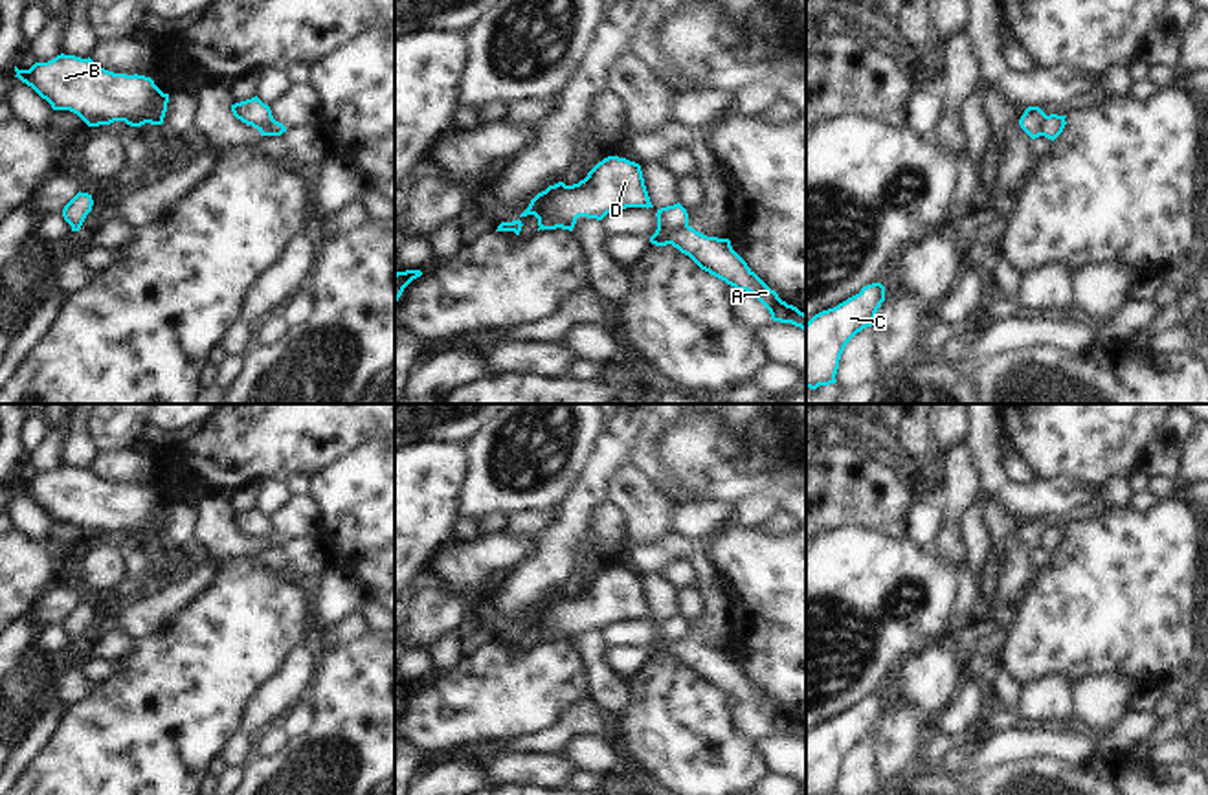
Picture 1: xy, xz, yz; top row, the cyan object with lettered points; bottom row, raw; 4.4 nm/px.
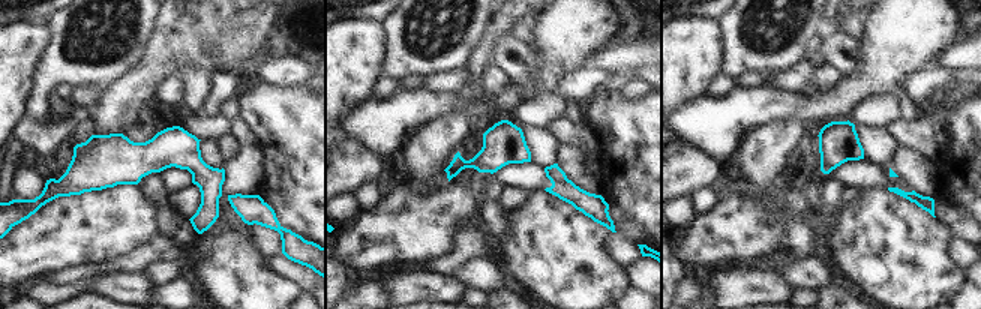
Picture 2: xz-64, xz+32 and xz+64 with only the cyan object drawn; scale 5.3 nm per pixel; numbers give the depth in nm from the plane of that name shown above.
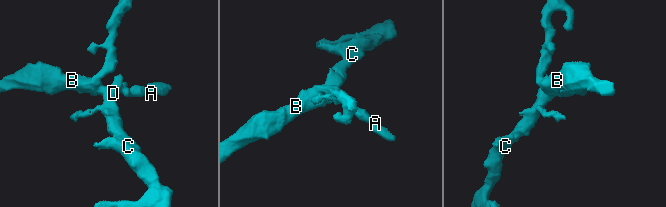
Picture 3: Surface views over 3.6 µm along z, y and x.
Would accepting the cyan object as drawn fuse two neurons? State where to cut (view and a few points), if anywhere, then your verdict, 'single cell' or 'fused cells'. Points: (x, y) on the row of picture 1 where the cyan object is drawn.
xz (687, 224), (674, 232), (667, 243) | fused cells

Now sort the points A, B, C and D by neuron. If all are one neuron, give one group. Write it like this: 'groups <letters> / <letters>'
groups A / B C D

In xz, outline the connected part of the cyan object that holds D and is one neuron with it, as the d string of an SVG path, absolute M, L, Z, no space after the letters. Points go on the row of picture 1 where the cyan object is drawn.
M619 156L598 162L584 180L573 185L558 182L538 193L520 215L534 215L540 230L573 231L578 217L602 220L626 207L654 207L641 165Z

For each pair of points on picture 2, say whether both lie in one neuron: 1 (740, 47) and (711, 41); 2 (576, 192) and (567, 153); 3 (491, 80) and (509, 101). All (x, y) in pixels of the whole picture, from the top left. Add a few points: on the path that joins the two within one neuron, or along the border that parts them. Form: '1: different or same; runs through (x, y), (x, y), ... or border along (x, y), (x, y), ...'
1: different; border along (716, 21), (722, 36), (720, 72)
2: different; border along (567, 177), (581, 188), (600, 195)
3: different; border along (510, 83), (501, 93), (492, 96)

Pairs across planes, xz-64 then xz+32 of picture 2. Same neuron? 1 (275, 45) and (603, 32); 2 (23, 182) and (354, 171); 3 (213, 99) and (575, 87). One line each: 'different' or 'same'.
1: different
2: different
3: same

